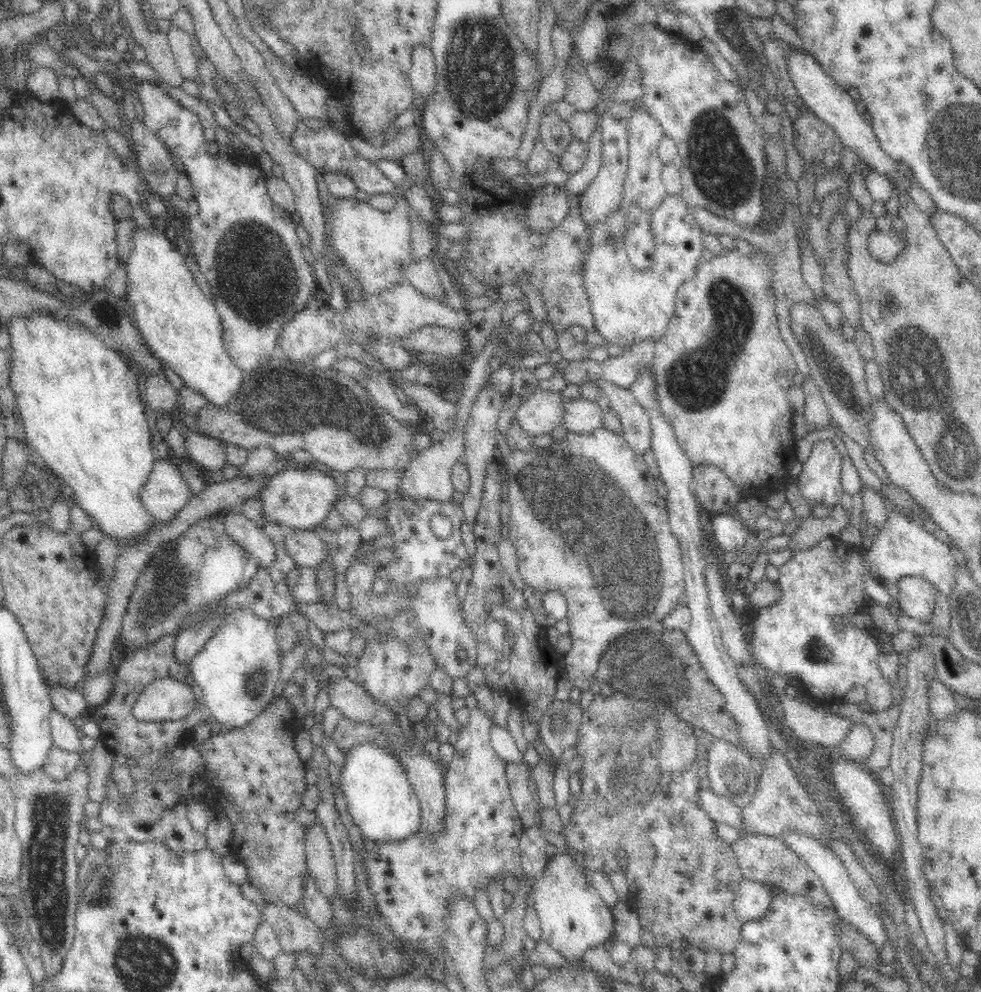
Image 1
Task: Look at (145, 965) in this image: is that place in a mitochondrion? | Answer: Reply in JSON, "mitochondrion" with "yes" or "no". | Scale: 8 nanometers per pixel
{"mitochondrion":"yes"}

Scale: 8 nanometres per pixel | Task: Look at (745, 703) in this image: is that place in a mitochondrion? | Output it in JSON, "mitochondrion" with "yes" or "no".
{"mitochondrion":"no"}

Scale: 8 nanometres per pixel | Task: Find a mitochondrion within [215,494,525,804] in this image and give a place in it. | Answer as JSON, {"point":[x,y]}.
{"point":[253,671]}

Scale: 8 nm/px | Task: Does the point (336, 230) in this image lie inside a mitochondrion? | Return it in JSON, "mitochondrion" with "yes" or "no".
{"mitochondrion":"no"}

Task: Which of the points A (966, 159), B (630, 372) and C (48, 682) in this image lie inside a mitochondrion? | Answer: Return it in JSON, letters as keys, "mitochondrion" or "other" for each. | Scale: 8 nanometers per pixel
{"A":"mitochondrion","B":"other","C":"other"}

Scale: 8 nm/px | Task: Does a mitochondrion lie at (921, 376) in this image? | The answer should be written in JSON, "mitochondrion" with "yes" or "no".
{"mitochondrion":"yes"}

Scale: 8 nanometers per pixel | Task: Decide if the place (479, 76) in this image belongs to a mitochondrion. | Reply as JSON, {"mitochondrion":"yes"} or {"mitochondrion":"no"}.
{"mitochondrion":"yes"}

